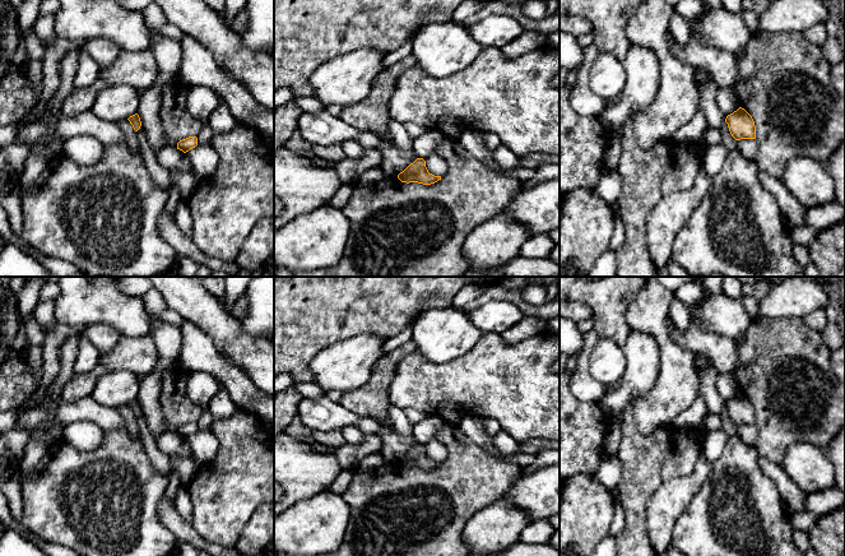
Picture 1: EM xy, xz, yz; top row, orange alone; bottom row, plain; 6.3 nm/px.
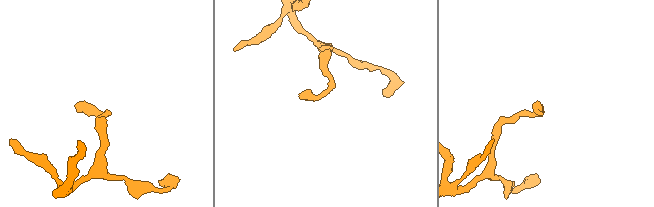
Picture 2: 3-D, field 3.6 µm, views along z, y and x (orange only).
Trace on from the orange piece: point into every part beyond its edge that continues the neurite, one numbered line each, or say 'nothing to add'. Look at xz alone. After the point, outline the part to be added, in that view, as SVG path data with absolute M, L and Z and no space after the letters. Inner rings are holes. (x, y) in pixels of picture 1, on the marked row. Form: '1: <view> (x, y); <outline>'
nothing to add

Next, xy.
nothing to add

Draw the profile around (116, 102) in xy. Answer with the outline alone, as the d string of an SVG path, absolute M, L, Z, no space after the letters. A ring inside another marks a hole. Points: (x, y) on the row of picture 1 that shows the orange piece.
M126 84L111 85L102 89L90 108L101 120L117 122L138 113L139 92Z

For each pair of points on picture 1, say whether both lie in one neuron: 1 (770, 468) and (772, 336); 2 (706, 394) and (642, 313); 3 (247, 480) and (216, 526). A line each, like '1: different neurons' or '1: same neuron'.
1: different neurons
2: different neurons
3: same neuron

